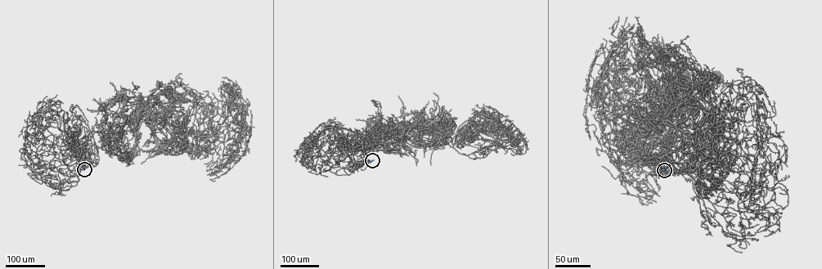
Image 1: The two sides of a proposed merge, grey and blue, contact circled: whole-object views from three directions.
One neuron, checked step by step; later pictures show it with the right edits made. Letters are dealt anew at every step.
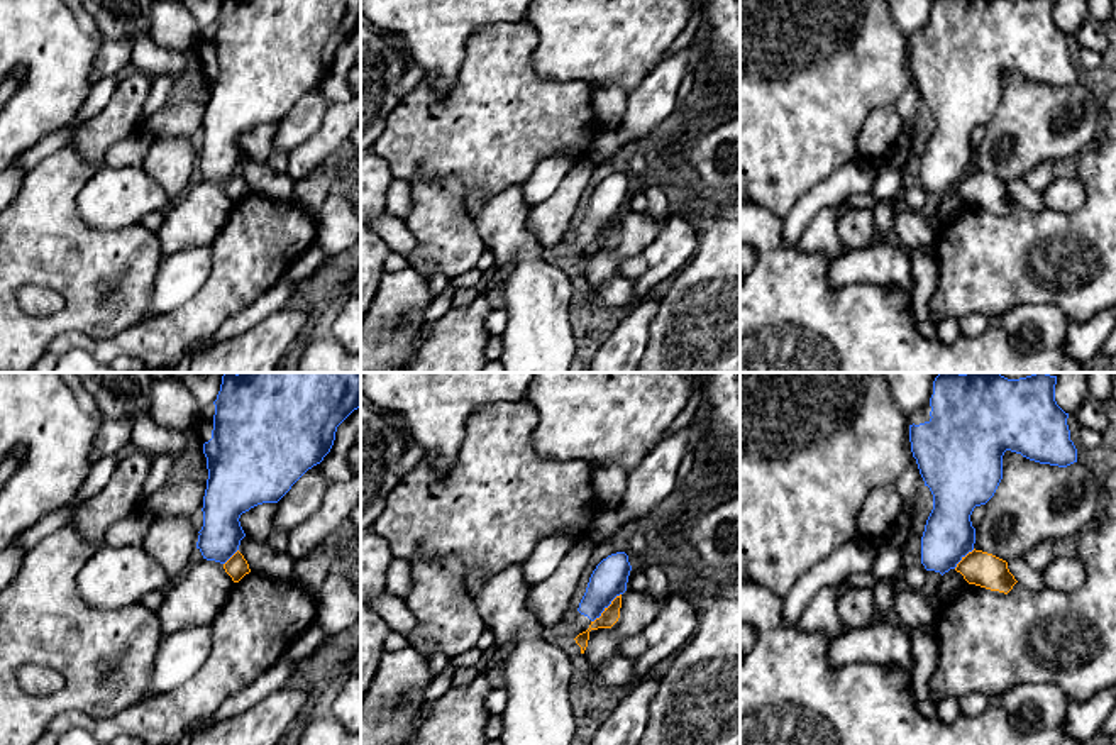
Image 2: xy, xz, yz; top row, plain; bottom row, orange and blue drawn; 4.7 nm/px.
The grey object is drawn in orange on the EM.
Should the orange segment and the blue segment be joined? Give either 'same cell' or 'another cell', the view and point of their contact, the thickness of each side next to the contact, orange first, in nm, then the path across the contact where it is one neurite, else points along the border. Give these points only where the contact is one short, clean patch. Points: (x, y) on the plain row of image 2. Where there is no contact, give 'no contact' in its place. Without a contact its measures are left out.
another cell | xz (607, 229) | 80/170 nm | along xz (620, 214), (591, 242)

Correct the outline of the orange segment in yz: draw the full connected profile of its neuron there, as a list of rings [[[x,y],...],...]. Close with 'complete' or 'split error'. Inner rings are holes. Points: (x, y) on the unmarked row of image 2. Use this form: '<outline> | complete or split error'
[[[972,171],[955,188],[969,205],[1008,215],[1018,203],[1008,190],[1008,183],[982,173]]] | complete

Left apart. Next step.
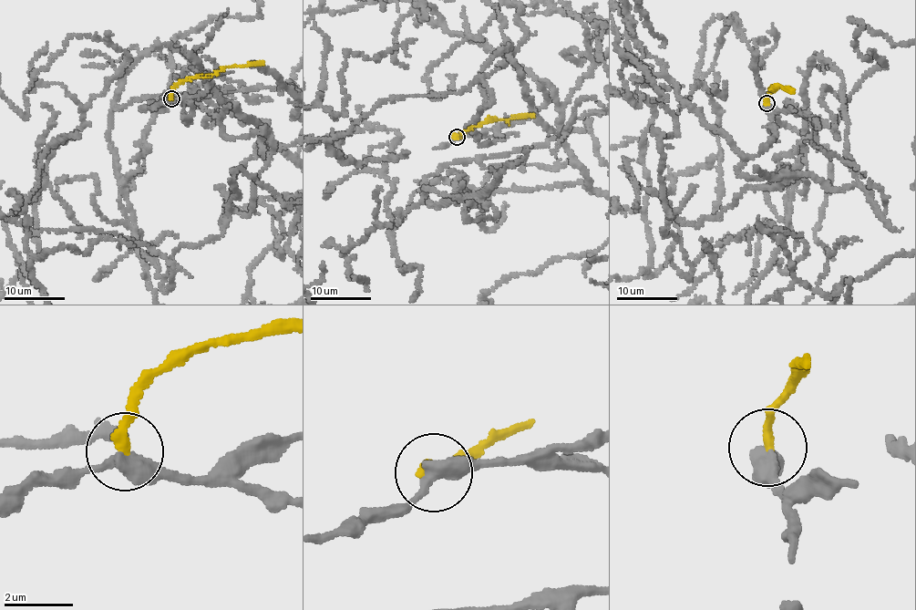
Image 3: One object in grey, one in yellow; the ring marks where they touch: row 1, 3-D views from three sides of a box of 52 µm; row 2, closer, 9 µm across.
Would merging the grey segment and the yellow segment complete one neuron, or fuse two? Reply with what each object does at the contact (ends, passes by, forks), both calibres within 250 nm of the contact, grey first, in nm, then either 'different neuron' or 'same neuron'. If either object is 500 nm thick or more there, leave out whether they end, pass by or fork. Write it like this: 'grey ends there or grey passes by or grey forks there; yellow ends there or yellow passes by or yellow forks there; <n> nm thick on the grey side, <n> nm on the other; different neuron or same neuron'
grey passes by; yellow ends there; 400 nm thick on the grey side, 280 nm on the other; same neuron

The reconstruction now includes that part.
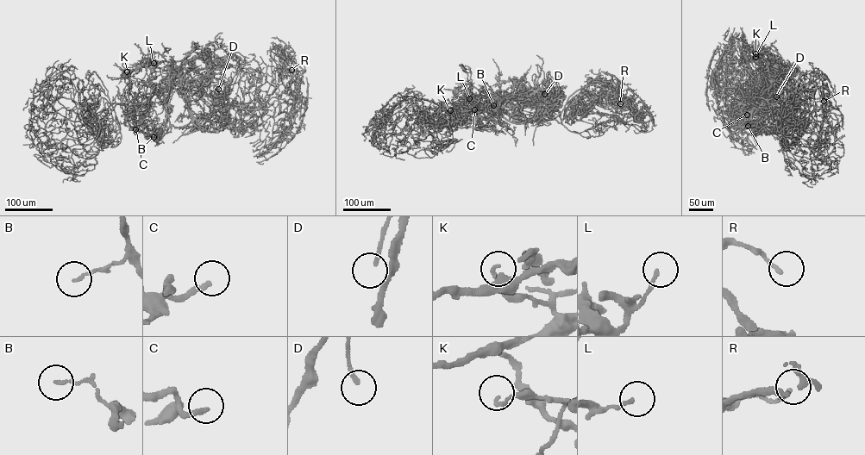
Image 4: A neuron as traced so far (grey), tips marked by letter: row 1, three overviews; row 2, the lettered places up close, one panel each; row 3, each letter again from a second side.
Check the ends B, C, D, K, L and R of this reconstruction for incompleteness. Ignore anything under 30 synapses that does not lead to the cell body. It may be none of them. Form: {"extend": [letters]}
{"extend": ["C"]}

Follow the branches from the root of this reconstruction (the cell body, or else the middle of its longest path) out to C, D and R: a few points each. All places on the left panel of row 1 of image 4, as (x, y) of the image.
C: (191, 62), (195, 67), (182, 73), (177, 68), (173, 77), (170, 66), (166, 88), (146, 93), (135, 129)
D: (191, 62), (195, 67), (182, 73), (177, 68), (173, 77), (170, 66), (172, 87), (215, 99), (218, 89)
R: (191, 62), (173, 77), (170, 66), (172, 87), (247, 109), (291, 70)

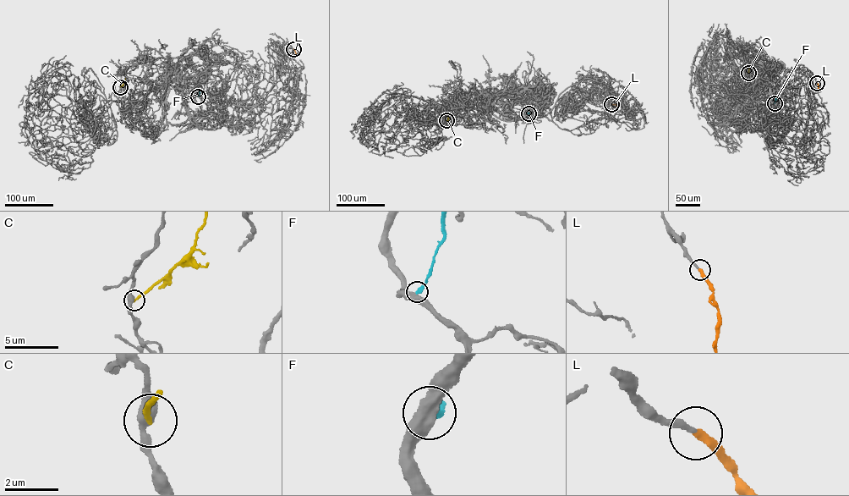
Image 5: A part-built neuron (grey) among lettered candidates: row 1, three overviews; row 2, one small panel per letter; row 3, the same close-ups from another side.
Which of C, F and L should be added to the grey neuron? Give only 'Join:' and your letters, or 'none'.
Join: L

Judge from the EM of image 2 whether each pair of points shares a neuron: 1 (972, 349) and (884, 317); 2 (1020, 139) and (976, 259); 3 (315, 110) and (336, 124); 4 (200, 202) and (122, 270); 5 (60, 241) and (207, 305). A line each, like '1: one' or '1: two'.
1: one
2: two
3: two
4: two
5: two

